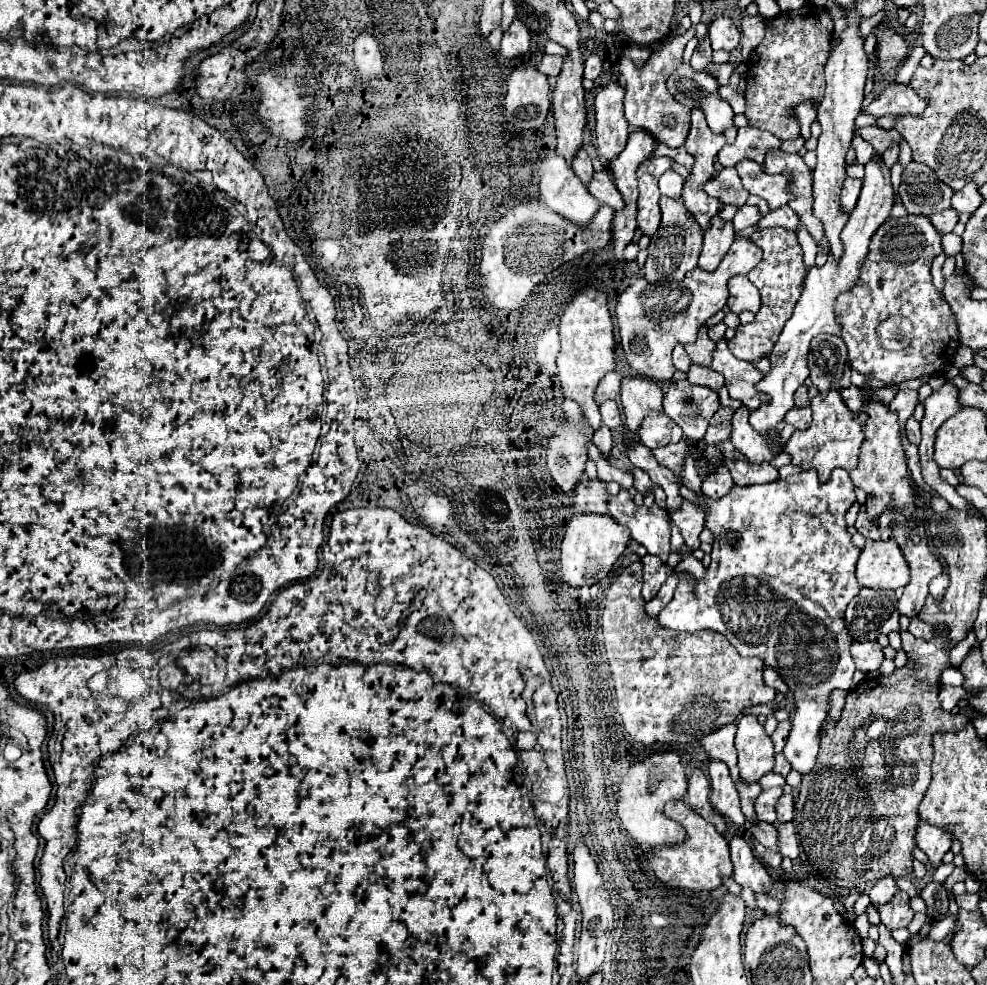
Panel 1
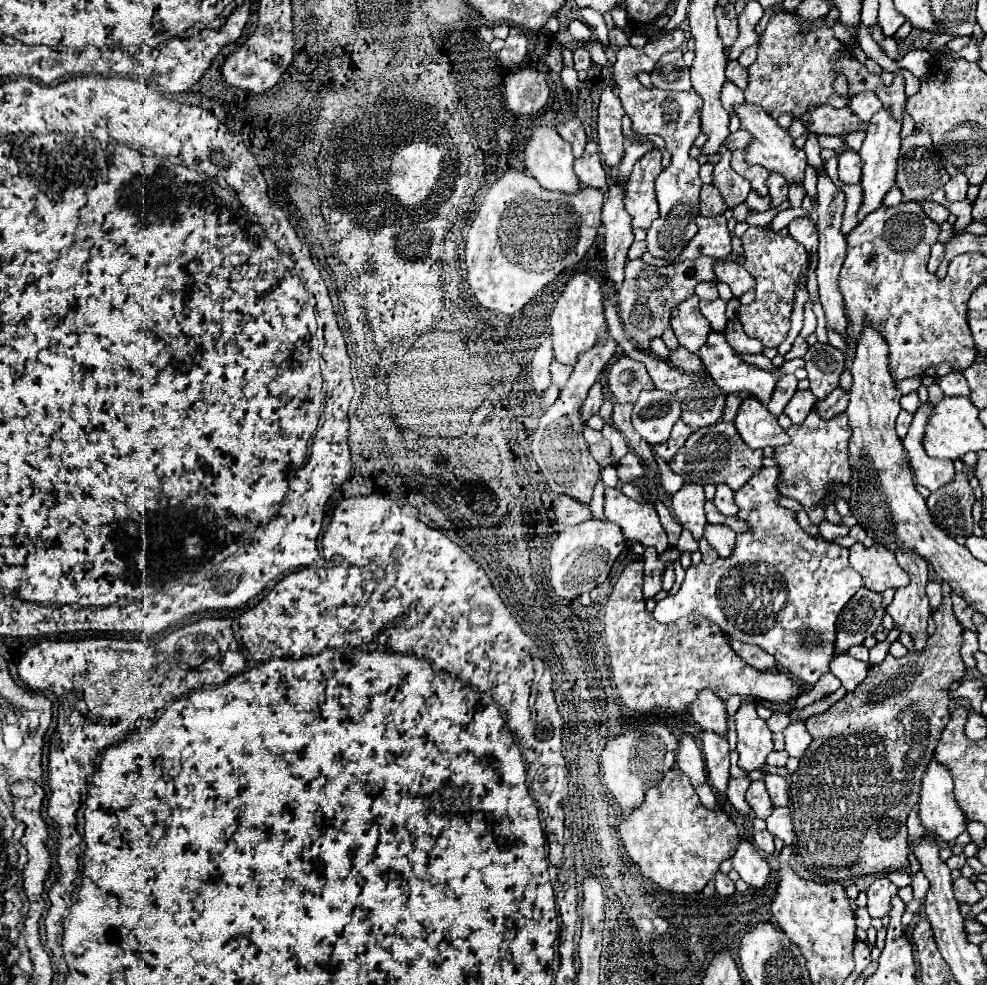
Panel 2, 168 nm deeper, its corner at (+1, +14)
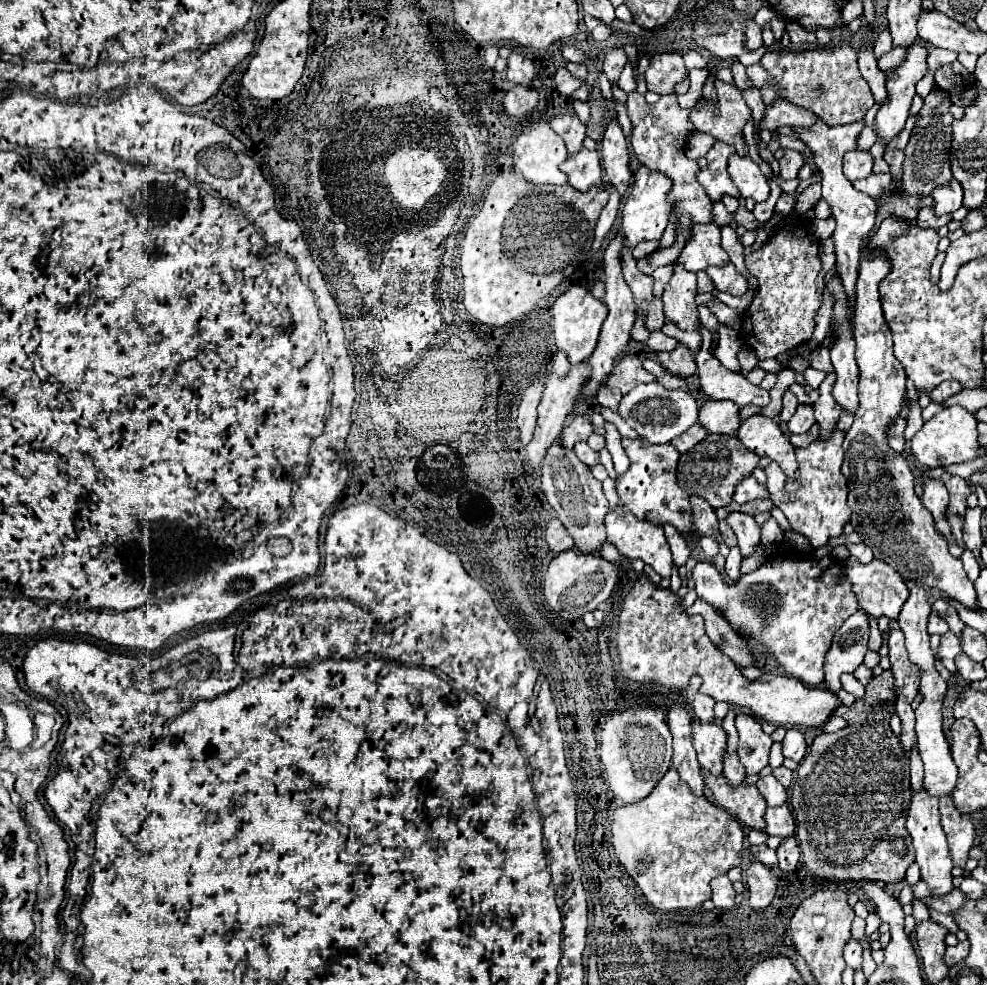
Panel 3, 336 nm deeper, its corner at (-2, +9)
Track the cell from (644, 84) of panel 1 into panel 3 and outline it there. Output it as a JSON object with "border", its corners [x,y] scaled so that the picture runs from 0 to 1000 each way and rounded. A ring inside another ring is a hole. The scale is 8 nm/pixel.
{"border":[[[641,92],[641,94],[637,94],[637,101],[635,101],[635,115],[641,125],[639,149],[643,153],[643,159],[647,161],[649,168],[653,168],[662,174],[668,174],[682,184],[678,202],[682,204],[686,218],[698,216],[702,220],[702,226],[720,226],[722,224],[720,202],[716,200],[716,196],[704,182],[708,168],[694,159],[696,137],[702,133],[702,125],[698,123],[700,111],[690,111],[684,96],[672,96],[666,105],[660,107],[653,103],[651,96]]]}

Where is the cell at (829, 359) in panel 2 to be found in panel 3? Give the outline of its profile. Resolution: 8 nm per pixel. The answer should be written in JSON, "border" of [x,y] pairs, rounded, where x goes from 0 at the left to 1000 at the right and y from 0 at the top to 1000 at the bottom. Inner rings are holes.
{"border":[[[838,379],[838,385],[830,393],[832,403],[824,411],[826,425],[828,425],[828,431],[830,431],[830,446],[842,444],[842,440],[844,440],[848,427],[850,427],[850,421],[852,421],[852,411],[848,411],[846,403],[842,401],[844,387],[846,387],[846,379]]]}

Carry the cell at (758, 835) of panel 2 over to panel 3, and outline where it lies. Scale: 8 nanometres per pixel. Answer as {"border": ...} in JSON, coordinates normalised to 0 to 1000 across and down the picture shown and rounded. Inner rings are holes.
{"border":[[[769,858],[769,860],[761,860],[761,866],[765,868],[765,872],[777,880],[787,880],[787,868],[783,862],[779,862],[777,858]]]}

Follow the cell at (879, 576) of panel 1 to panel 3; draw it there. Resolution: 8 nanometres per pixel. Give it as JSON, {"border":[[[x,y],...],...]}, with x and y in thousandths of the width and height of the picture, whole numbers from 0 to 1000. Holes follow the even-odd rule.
{"border":[[[864,565],[858,568],[858,578],[856,578],[856,582],[858,582],[860,590],[862,590],[862,598],[864,598],[866,606],[868,606],[868,610],[870,610],[870,616],[872,616],[878,624],[882,624],[882,626],[887,626],[887,628],[891,628],[891,626],[901,626],[903,630],[909,628],[915,612],[917,612],[919,606],[921,606],[921,598],[919,598],[917,590],[913,588],[911,582],[907,582],[907,580],[905,580],[899,572],[895,572],[893,568],[884,568],[880,574],[874,574],[874,572],[870,572],[870,570],[864,568]]]}

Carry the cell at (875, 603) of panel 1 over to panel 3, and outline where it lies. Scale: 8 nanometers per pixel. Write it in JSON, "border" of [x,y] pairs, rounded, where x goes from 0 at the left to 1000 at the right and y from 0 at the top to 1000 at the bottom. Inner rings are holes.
{"border":[[[874,620],[864,622],[844,645],[842,659],[836,665],[836,693],[844,704],[852,699],[850,685],[862,683],[874,673],[874,665],[878,663],[878,649],[880,632]]]}

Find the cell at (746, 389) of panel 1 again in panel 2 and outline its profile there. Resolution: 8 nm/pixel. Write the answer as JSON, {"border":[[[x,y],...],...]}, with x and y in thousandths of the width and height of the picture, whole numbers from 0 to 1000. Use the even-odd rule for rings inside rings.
{"border":[[[723,335],[719,337],[715,349],[707,355],[707,361],[711,363],[715,378],[723,384],[723,388],[729,392],[729,396],[734,396],[736,400],[740,400],[740,398],[760,398],[760,400],[764,400],[772,410],[778,410],[778,406],[780,406],[780,402],[782,402],[782,398],[784,398],[784,392],[786,392],[786,388],[788,388],[788,384],[790,384],[792,380],[804,380],[806,374],[815,372],[815,365],[800,365],[800,368],[794,368],[790,374],[786,374],[786,378],[760,372],[760,370],[756,370],[750,361],[746,361],[746,357],[742,355],[742,351],[736,347],[734,339],[732,339],[732,337],[723,337]]]}

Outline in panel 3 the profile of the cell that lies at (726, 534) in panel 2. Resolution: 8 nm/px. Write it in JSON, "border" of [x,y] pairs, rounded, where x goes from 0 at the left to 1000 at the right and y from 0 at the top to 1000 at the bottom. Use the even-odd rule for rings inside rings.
{"border":[[[743,555],[737,563],[737,574],[735,574],[735,584],[739,586],[739,590],[747,590],[747,586],[751,586],[749,582],[751,576],[751,563],[749,563],[749,555]]]}

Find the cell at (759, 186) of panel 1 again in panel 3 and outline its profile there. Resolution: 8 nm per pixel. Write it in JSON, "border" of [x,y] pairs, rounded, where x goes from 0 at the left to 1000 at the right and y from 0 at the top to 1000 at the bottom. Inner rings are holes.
{"border":[[[743,155],[739,159],[739,180],[749,190],[751,200],[763,200],[767,206],[779,200],[779,184],[759,157],[751,159]]]}

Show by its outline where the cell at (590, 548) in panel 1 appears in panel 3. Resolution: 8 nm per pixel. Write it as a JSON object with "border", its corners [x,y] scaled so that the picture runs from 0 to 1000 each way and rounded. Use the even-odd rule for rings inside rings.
{"border":[[[587,559],[566,561],[552,582],[550,604],[562,622],[581,620],[581,628],[591,626],[595,620],[603,620],[611,610],[617,608],[627,584],[627,574],[613,570],[609,563],[595,563]]]}

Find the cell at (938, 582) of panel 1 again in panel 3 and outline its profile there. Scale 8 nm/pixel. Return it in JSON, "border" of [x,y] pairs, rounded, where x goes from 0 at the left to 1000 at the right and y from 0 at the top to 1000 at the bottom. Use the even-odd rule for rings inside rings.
{"border":[[[943,622],[939,641],[941,641],[941,645],[955,645],[955,643],[961,641],[961,637],[959,637],[959,632],[957,632],[949,622]]]}

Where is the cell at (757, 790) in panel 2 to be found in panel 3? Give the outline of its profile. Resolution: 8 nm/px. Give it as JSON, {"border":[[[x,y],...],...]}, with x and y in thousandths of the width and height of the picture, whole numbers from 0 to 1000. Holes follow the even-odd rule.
{"border":[[[714,783],[710,789],[714,793],[714,799],[720,803],[720,811],[726,819],[741,823],[745,831],[759,842],[775,842],[773,825],[777,821],[777,815],[763,797],[757,797],[755,793],[751,797],[739,797],[733,787],[720,787]]]}

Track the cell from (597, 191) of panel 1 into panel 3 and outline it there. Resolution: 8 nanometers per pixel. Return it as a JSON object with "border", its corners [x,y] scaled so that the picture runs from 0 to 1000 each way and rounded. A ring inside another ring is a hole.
{"border":[[[589,151],[583,157],[576,157],[572,168],[568,168],[568,174],[574,178],[574,186],[581,192],[595,194],[599,188],[609,184],[609,165],[607,165],[607,155]]]}

